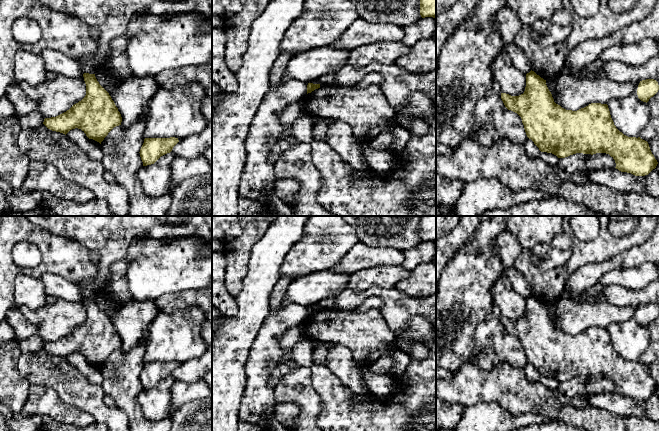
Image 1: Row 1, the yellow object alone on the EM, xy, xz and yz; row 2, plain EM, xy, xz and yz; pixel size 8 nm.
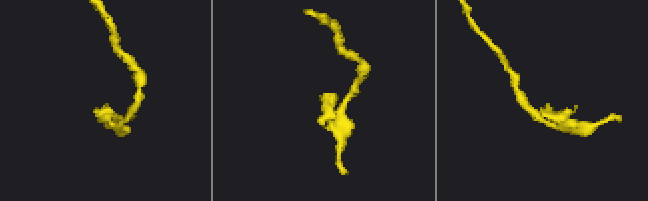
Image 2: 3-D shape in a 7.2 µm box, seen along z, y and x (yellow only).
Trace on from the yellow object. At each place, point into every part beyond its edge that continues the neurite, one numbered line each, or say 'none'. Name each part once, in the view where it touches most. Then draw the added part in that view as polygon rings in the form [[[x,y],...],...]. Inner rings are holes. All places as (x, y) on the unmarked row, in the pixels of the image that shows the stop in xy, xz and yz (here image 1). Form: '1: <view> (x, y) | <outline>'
none

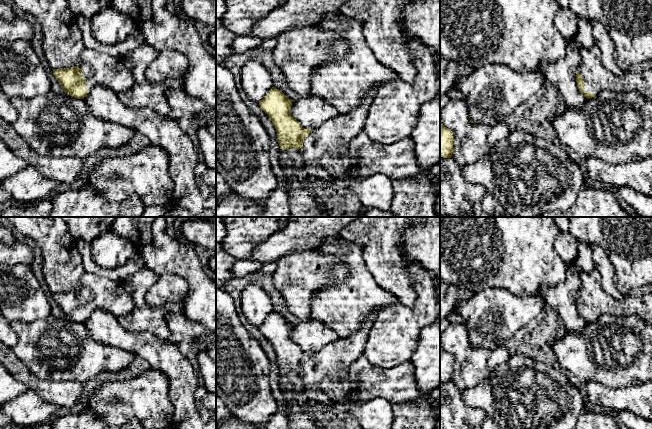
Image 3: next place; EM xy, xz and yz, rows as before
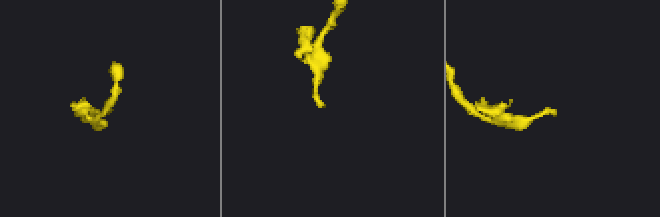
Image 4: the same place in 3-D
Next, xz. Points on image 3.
1: xz (328, 369) | [[[371,311],[361,328],[347,338],[338,338],[310,355],[298,374],[305,389],[318,388],[336,405],[349,396],[349,368],[364,353],[368,334],[378,312]]]

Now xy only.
1: xy (97, 292) | [[[84,273],[77,289],[86,304],[86,315],[96,309],[106,311],[116,318],[129,315],[135,307],[121,280],[112,280],[92,273]]]

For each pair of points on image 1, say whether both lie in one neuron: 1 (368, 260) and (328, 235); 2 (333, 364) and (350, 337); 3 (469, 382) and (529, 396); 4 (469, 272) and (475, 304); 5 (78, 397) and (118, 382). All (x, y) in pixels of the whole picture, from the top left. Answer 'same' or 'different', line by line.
1: different
2: different
3: same
4: same
5: different

